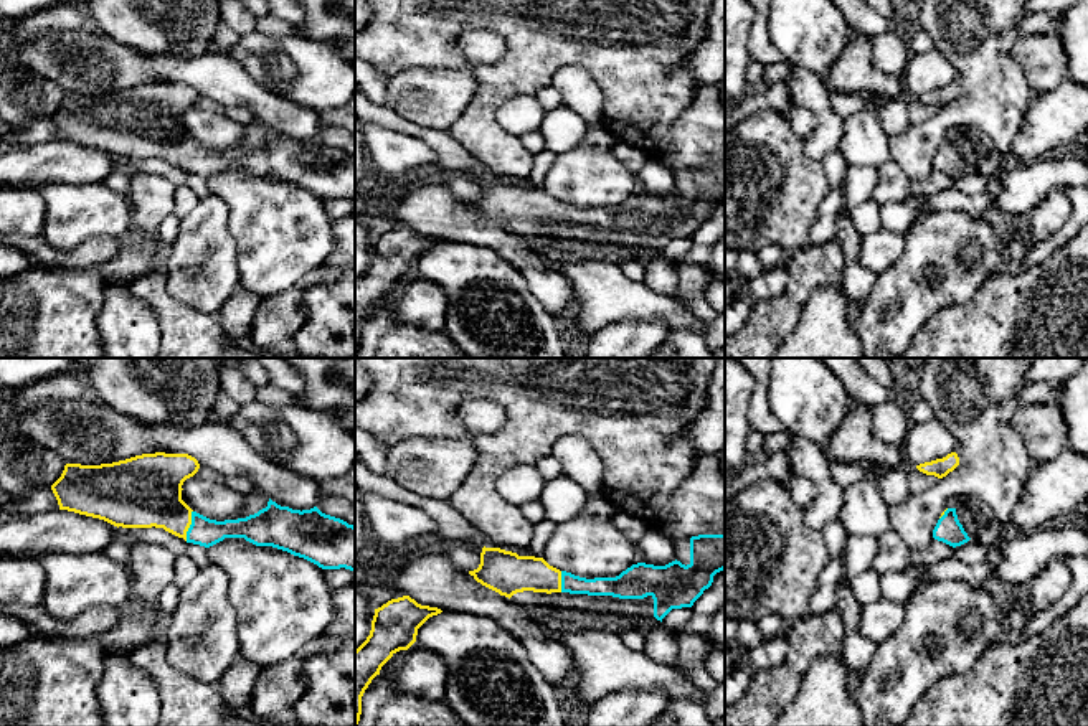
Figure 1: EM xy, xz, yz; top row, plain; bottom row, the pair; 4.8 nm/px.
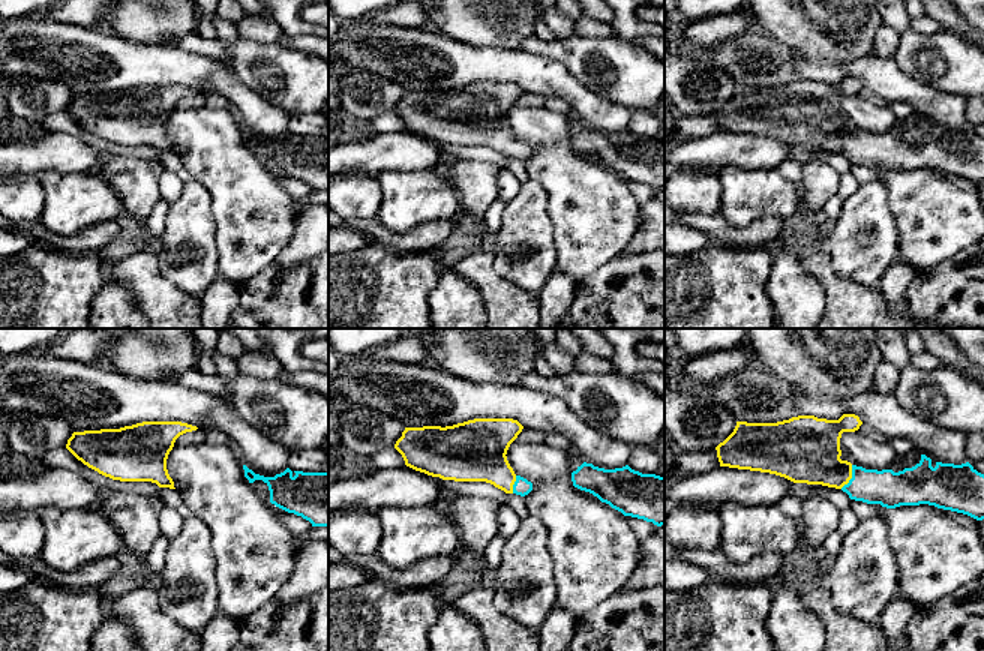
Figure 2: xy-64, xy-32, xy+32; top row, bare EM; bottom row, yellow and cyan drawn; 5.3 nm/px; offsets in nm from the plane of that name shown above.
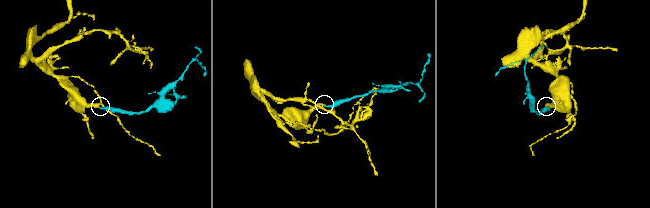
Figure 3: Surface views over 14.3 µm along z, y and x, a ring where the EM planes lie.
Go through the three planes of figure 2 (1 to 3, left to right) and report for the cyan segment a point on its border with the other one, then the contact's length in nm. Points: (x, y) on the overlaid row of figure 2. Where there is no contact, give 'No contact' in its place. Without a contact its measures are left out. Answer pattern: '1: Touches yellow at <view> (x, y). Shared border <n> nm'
1: No contact
2: Touches yellow at xy-32 (512, 485). Shared border 100 nm
3: Touches yellow at xy+32 (851, 477). Shared border 140 nm

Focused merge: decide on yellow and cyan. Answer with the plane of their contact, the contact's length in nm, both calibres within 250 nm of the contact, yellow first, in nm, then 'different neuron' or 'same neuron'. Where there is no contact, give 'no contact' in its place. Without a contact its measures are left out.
xy | 160 nm | 320/140 nm | same neuron

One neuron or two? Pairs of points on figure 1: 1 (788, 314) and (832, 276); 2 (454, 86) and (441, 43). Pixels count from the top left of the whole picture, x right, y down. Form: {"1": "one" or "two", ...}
{"1": "one", "2": "two"}

